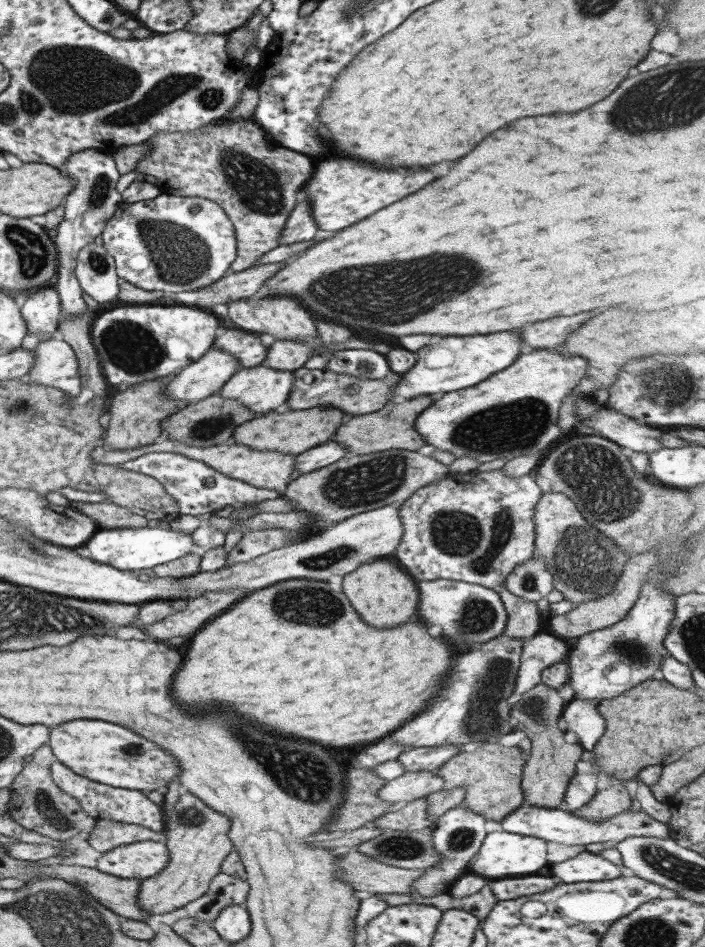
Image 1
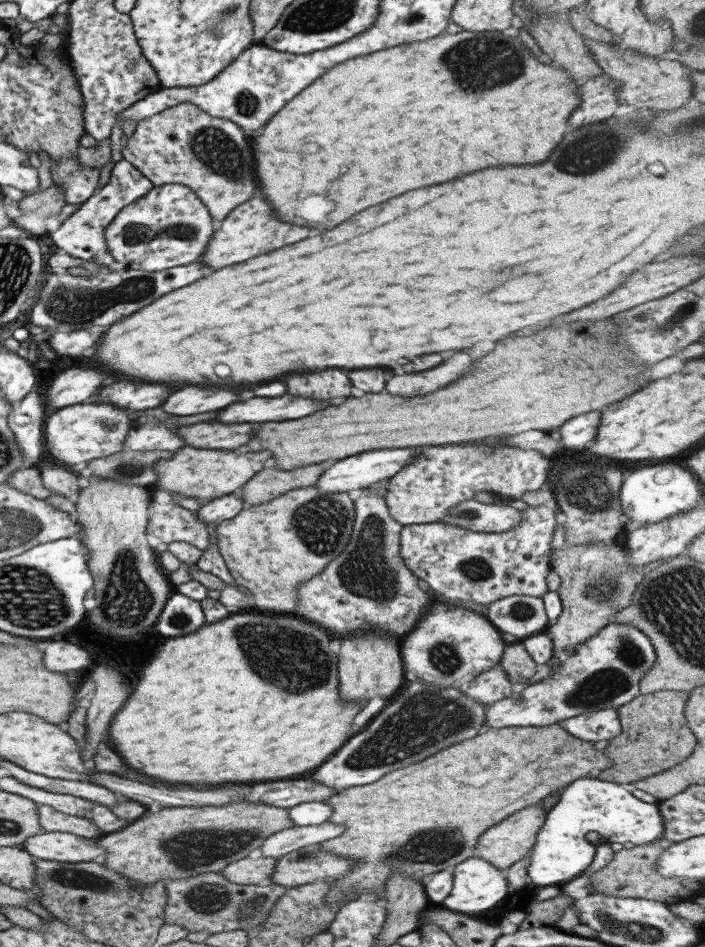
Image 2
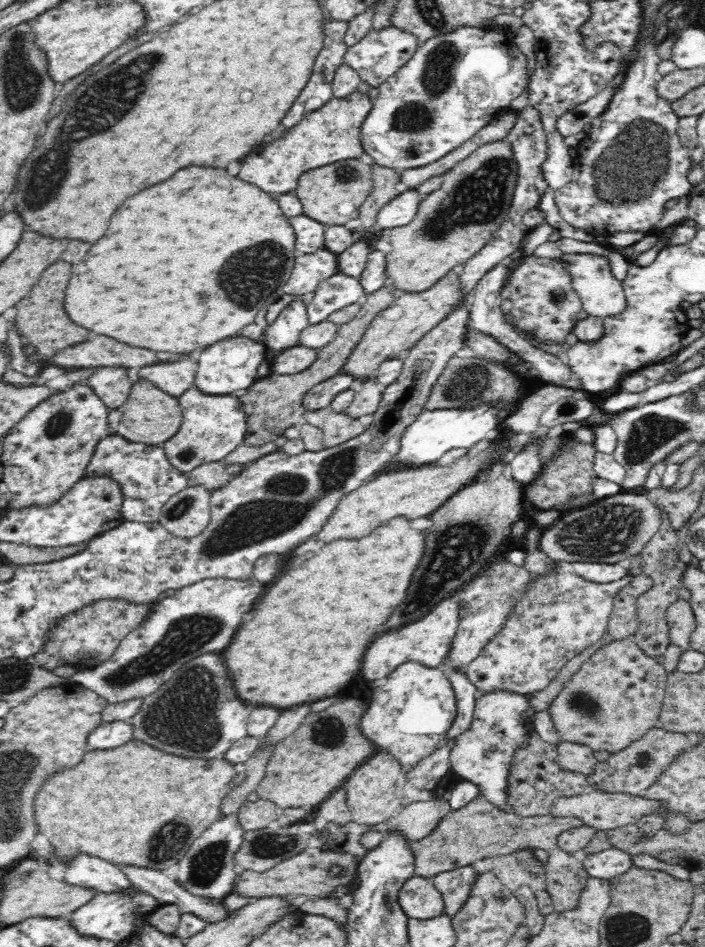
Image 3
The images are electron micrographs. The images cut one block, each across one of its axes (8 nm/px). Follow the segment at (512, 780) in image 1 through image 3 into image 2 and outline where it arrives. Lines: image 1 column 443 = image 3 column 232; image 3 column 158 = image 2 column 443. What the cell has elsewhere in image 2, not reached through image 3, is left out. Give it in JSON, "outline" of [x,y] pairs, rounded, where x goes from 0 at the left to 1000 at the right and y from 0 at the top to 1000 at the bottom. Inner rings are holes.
{"outline":[[[789,762],[777,765],[776,769],[728,768],[691,771],[685,775],[677,775],[668,781],[657,781],[640,790],[631,790],[628,794],[620,794],[591,807],[552,815],[538,824],[532,824],[529,828],[495,831],[475,836],[458,847],[467,853],[472,853],[462,867],[487,871],[488,878],[481,883],[455,889],[454,897],[471,903],[501,907],[506,914],[502,912],[498,920],[487,926],[465,929],[468,939],[460,946],[460,954],[494,954],[513,947],[512,944],[530,946],[535,941],[545,940],[546,931],[555,921],[574,923],[583,929],[593,931],[600,925],[640,917],[644,912],[651,912],[655,908],[671,904],[679,881],[685,881],[708,866],[719,864],[725,857],[745,853],[776,842],[779,836],[799,834],[807,827],[855,814],[858,811],[867,811],[867,803],[861,801],[855,794],[847,794],[835,784],[813,779]],[[736,805],[750,805],[765,809],[756,809],[753,813],[748,811],[742,828],[725,830],[725,813],[730,819]]]}

